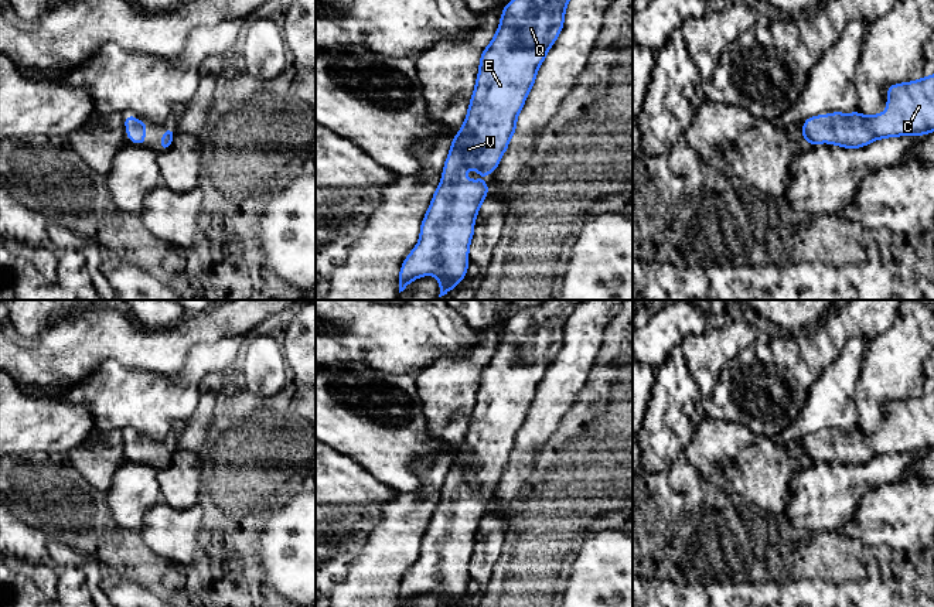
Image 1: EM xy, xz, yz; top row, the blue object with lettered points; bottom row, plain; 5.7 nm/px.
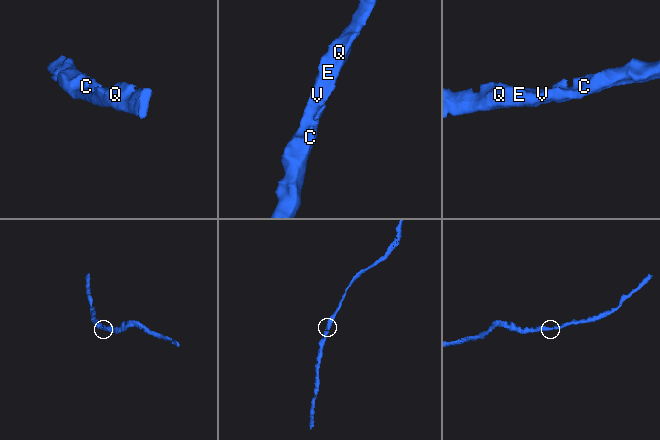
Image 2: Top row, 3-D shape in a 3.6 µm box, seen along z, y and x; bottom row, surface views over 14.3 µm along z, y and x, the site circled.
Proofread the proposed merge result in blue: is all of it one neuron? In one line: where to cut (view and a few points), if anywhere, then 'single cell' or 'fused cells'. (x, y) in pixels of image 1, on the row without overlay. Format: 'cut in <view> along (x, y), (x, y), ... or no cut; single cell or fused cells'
no cut; single cell

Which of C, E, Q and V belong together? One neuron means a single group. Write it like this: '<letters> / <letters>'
C E Q V

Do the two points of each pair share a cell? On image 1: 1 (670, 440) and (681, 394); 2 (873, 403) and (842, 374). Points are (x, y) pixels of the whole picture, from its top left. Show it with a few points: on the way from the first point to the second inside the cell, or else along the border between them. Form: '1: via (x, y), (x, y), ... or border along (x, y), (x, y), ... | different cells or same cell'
1: via (667, 429), (662, 425), (667, 420), (670, 405) | same cell
2: border along (863, 354), (855, 389), (856, 420) | different cells

